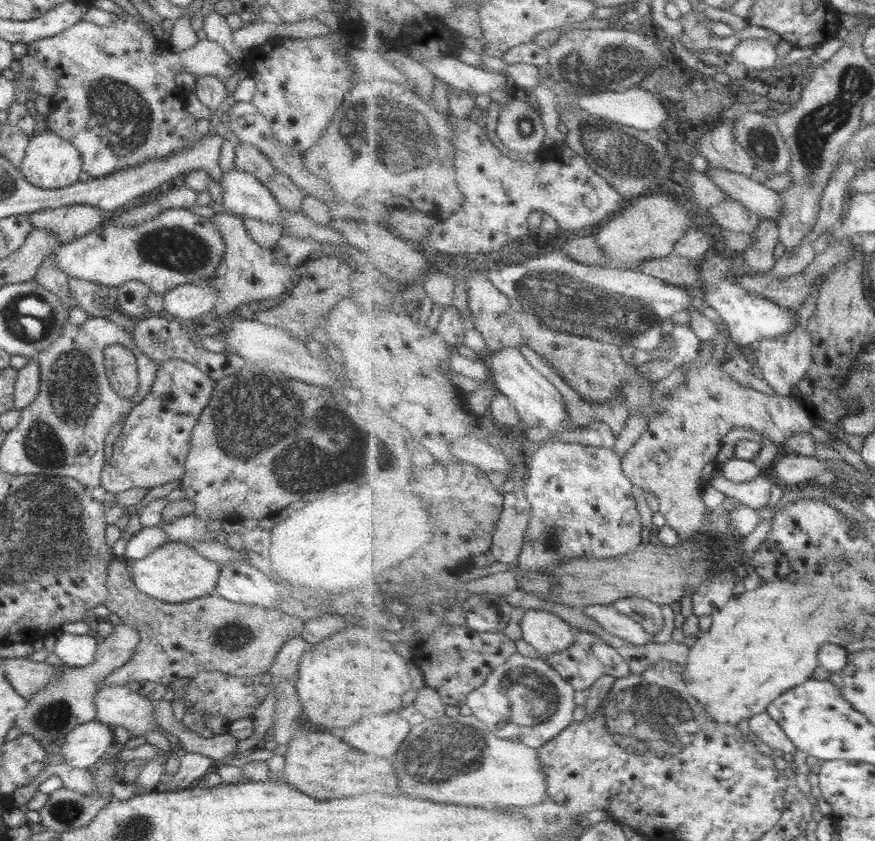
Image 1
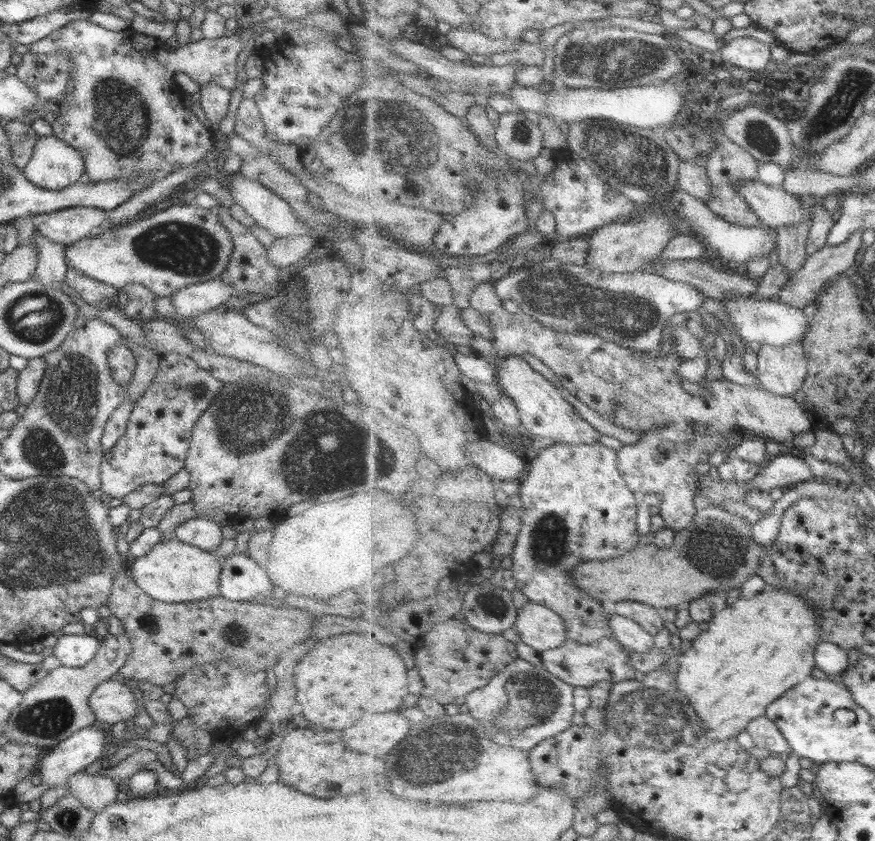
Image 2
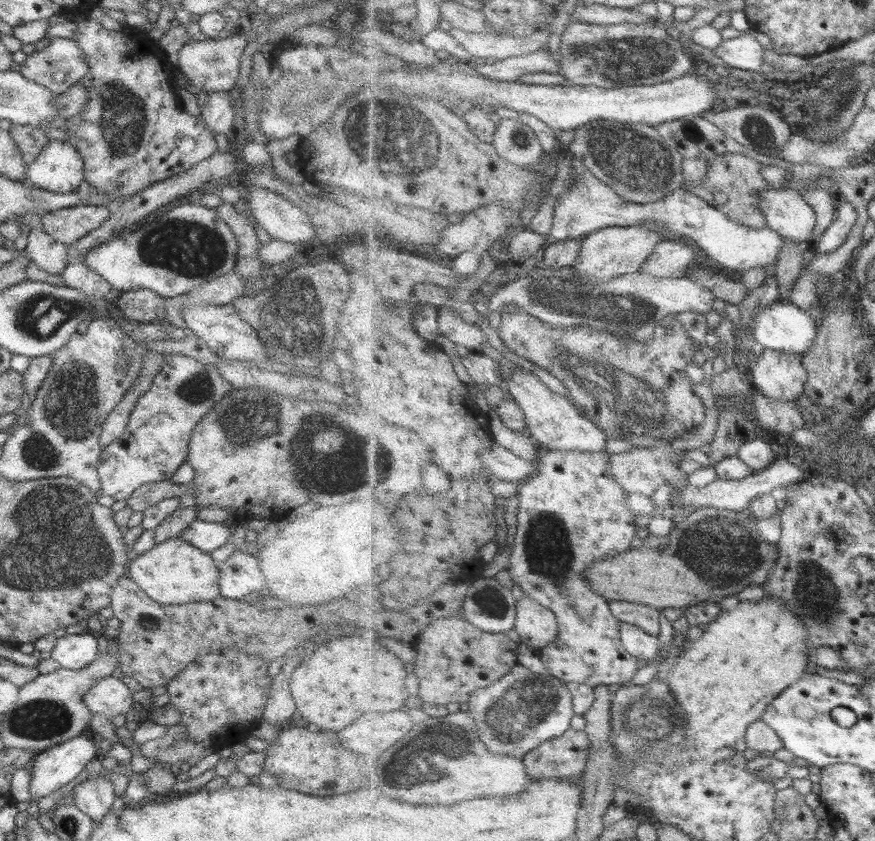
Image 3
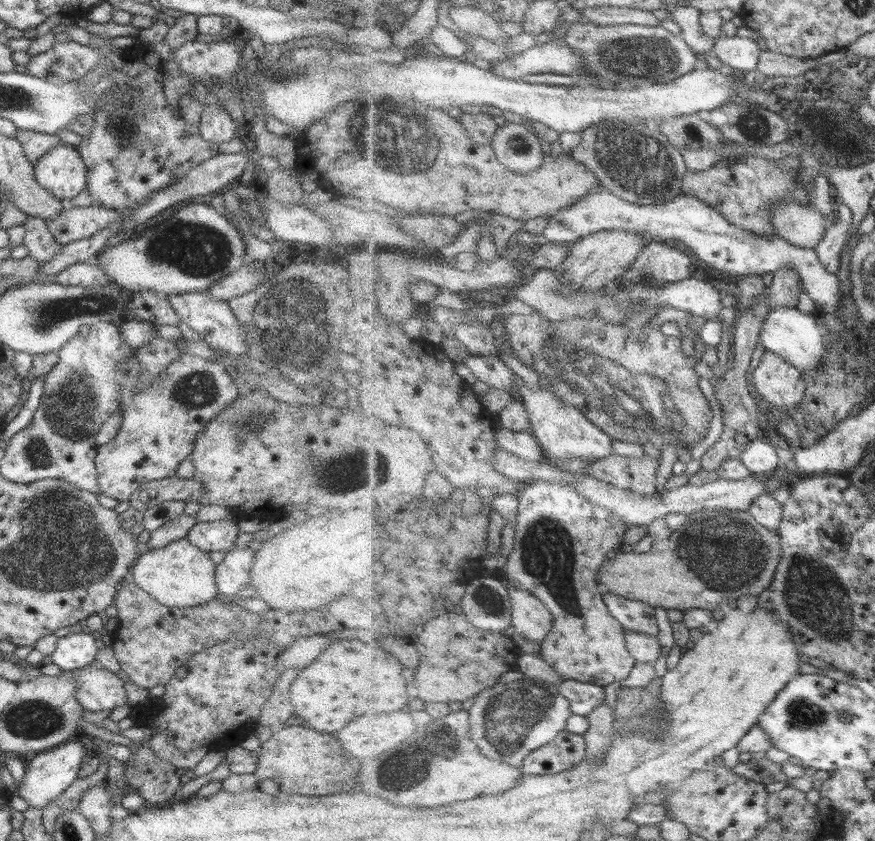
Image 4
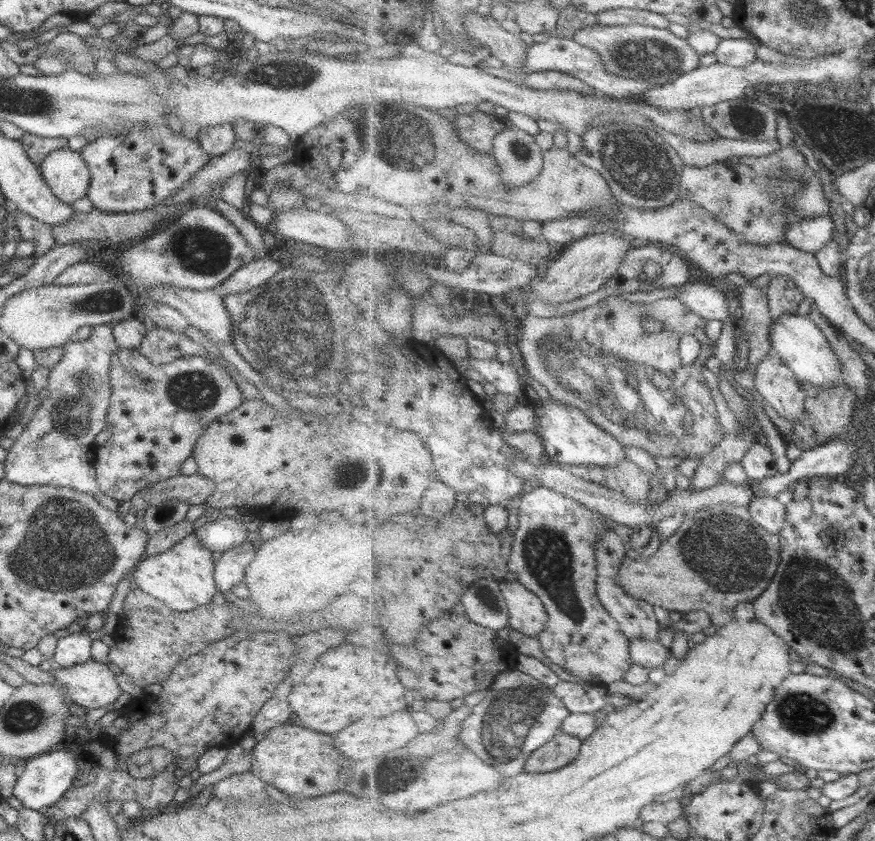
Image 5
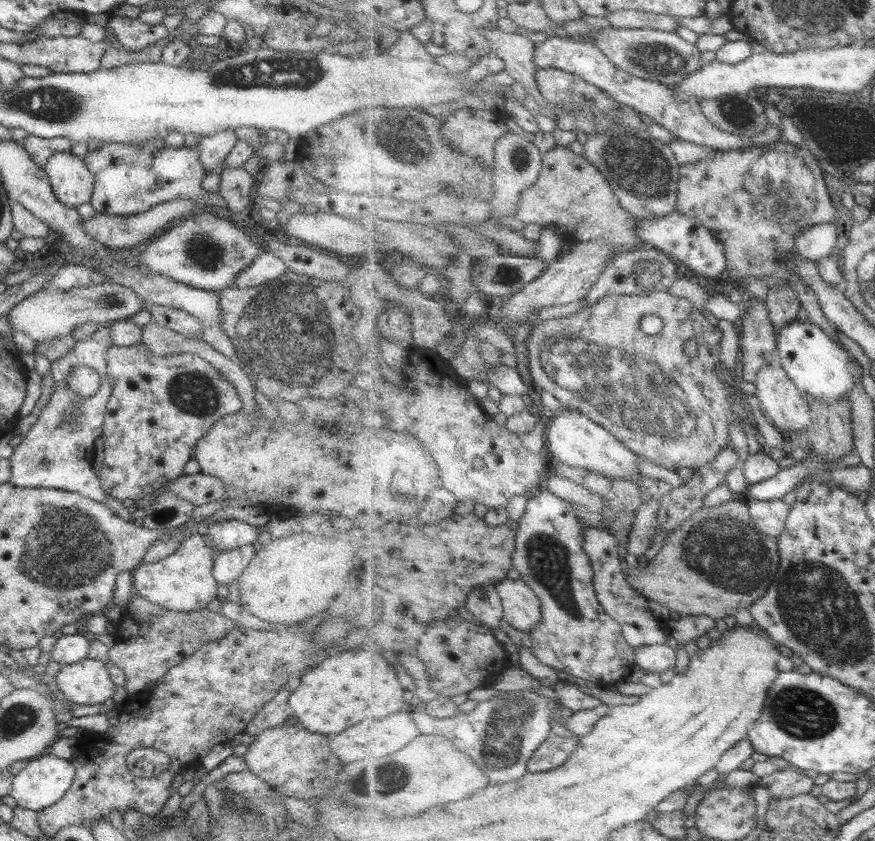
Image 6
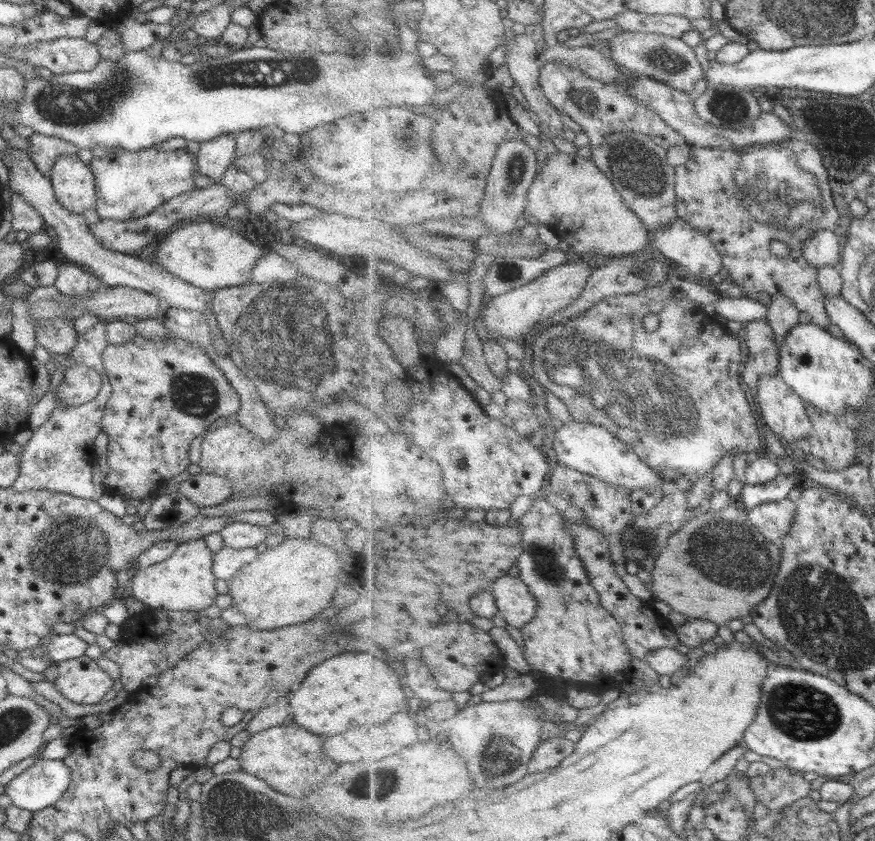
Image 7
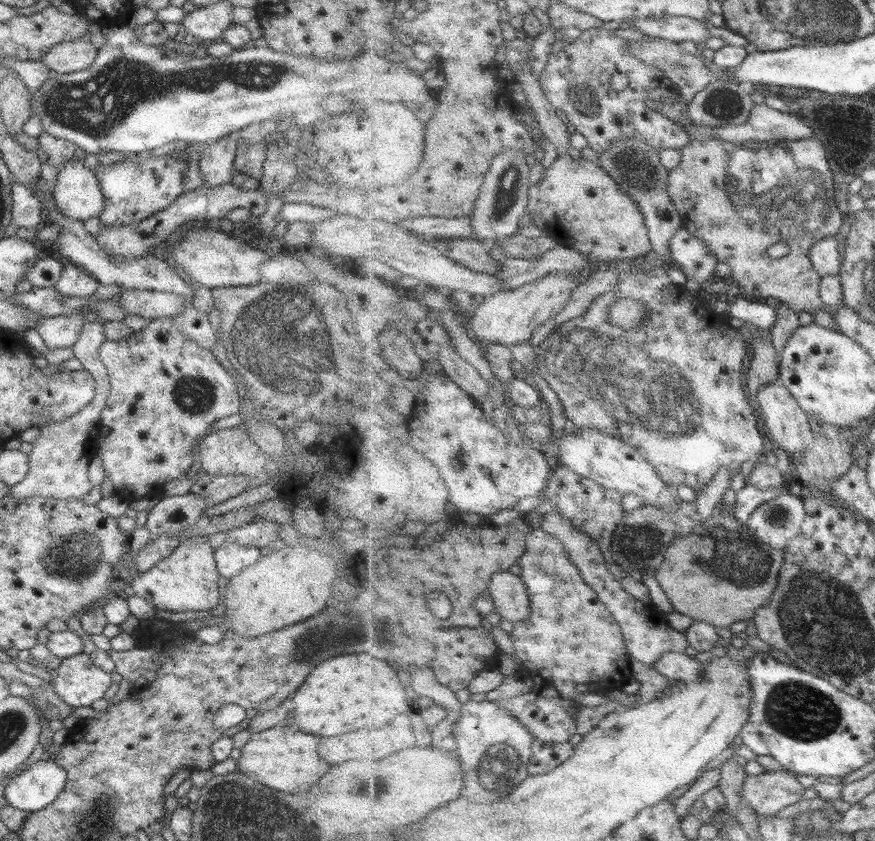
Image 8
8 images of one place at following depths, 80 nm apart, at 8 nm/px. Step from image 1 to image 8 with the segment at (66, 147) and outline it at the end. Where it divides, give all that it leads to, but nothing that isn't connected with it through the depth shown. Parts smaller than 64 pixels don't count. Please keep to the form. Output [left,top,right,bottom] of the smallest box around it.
[51,161,106,222]

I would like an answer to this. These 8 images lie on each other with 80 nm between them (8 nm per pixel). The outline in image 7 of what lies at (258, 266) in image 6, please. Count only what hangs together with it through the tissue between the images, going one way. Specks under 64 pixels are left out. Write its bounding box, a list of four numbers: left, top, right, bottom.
[249,252,300,288]

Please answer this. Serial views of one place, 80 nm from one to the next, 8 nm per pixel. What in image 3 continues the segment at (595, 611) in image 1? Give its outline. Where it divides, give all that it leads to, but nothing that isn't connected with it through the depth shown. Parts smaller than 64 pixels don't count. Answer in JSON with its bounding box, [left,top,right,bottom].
[621,621,660,661]

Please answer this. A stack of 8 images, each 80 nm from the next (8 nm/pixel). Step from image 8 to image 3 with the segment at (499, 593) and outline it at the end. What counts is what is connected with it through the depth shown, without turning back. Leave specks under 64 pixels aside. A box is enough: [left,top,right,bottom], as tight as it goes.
[515,596,561,652]

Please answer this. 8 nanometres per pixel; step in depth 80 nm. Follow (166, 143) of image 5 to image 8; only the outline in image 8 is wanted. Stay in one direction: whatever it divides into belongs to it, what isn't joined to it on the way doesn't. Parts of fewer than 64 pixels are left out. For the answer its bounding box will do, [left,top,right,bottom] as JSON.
[94,152,188,226]

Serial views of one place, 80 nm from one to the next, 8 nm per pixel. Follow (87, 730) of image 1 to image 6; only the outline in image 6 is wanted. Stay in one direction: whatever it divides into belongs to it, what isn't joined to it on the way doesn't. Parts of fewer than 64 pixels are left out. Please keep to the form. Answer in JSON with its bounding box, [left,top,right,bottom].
[10,753,75,812]

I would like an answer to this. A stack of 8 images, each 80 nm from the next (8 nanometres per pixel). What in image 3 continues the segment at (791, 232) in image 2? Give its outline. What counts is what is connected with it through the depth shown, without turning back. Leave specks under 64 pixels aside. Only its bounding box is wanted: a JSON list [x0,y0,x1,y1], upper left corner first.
[776,239,807,302]

